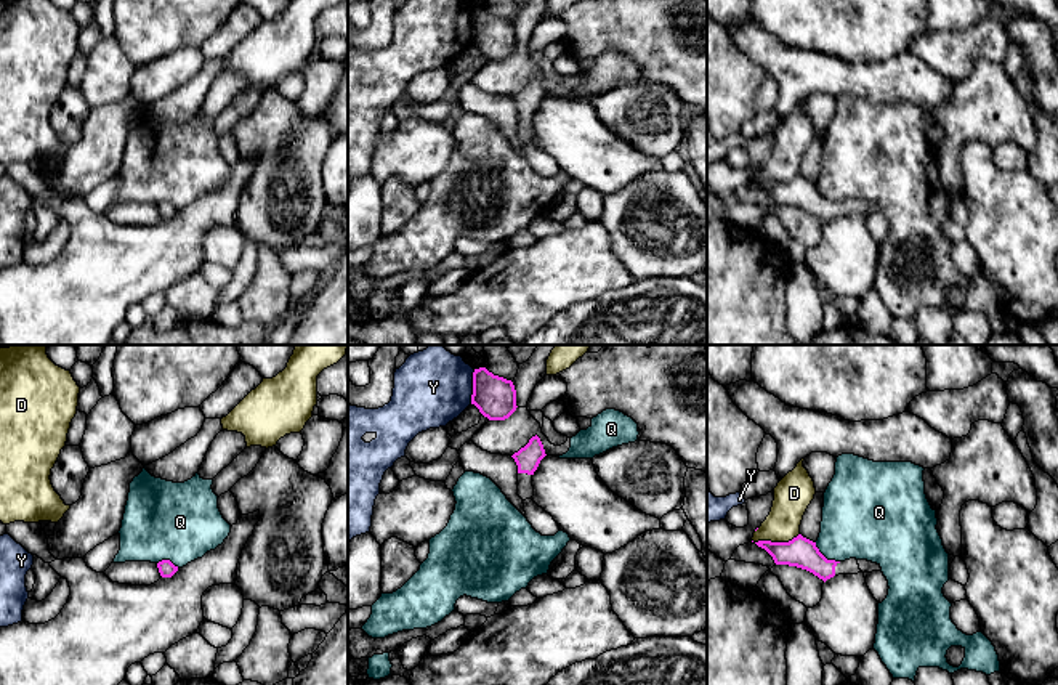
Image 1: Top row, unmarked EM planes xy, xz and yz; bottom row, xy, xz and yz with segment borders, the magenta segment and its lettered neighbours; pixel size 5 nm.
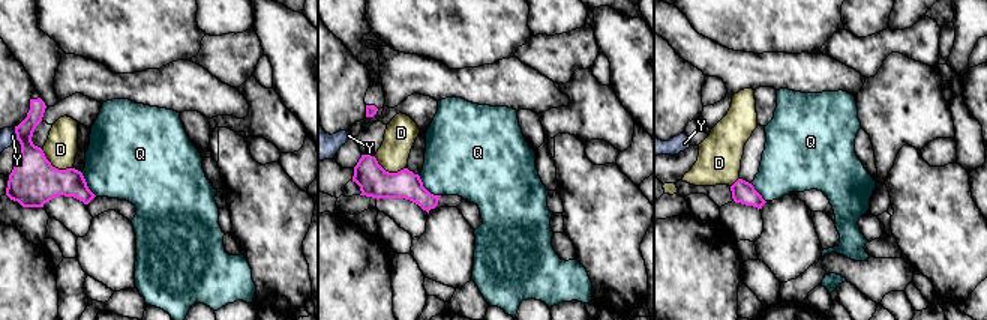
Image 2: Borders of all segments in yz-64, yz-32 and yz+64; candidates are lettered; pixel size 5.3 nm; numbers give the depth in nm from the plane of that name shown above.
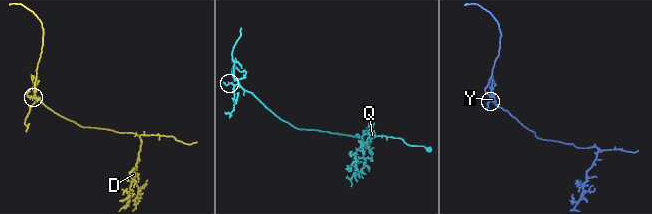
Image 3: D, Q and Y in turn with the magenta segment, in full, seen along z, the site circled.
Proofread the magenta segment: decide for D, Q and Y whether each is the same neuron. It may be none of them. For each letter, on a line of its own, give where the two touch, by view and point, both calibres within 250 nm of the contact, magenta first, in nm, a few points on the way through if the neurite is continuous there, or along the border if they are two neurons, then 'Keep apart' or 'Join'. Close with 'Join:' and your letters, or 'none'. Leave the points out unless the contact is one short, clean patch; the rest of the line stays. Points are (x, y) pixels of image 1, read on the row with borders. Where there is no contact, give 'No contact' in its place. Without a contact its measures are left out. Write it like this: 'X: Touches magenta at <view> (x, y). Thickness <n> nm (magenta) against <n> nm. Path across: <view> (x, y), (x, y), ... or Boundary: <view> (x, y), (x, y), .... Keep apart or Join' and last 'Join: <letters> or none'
D: Touches magenta at yz (775, 543). Thickness 150 nm (magenta) against 190 nm. Keep apart
Q: Touches magenta at yz (824, 557). Thickness 150 nm (magenta) against 380 nm. Boundary: yz (815, 543), (827, 559), (839, 562). Keep apart
Y: Touches magenta at xz (473, 387). Thickness 200 nm (magenta) against 380 nm. Keep apart
Join: none

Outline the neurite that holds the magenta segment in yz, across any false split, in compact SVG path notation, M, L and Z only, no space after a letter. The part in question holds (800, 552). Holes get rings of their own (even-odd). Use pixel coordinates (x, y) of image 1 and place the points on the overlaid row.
M798 534L789 542L758 541L758 547L765 549L776 565L789 565L806 569L824 582L838 574L858 574L880 571L880 565L850 558L845 561L827 560L816 542Z

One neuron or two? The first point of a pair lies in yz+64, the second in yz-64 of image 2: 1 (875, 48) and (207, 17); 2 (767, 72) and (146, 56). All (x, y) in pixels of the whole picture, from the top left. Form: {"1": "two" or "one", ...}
{"1": "two", "2": "two"}

